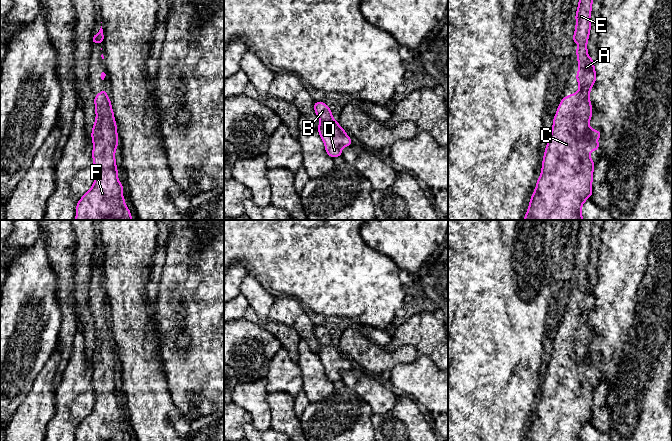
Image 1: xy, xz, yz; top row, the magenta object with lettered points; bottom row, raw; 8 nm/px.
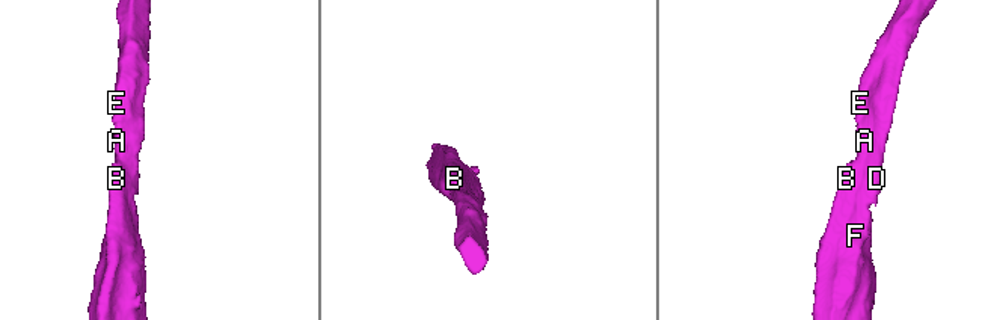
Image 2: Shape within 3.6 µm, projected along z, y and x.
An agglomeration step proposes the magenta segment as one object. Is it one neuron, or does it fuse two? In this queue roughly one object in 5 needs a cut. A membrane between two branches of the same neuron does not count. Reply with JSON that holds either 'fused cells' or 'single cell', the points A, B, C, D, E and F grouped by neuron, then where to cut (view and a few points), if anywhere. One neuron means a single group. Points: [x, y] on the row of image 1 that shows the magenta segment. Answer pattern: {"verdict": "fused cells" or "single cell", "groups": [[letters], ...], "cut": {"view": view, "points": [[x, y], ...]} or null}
{"verdict": "single cell", "groups": [["A", "B", "C", "D", "E", "F"]], "cut": null}

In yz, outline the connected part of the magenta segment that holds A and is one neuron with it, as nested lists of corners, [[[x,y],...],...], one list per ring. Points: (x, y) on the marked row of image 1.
[[[579,0],[575,16],[576,28],[573,42],[580,44],[576,48],[579,65],[576,79],[579,89],[577,93],[566,96],[560,101],[557,113],[554,116],[551,135],[546,145],[541,175],[538,178],[524,220],[584,220],[581,215],[581,208],[593,193],[592,179],[595,163],[589,152],[599,149],[599,141],[594,139],[600,139],[601,132],[591,129],[589,126],[592,117],[589,95],[596,80],[594,60],[588,56],[587,52],[592,1]]]

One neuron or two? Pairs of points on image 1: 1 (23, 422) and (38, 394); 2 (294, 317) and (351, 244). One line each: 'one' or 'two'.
1: one
2: two

